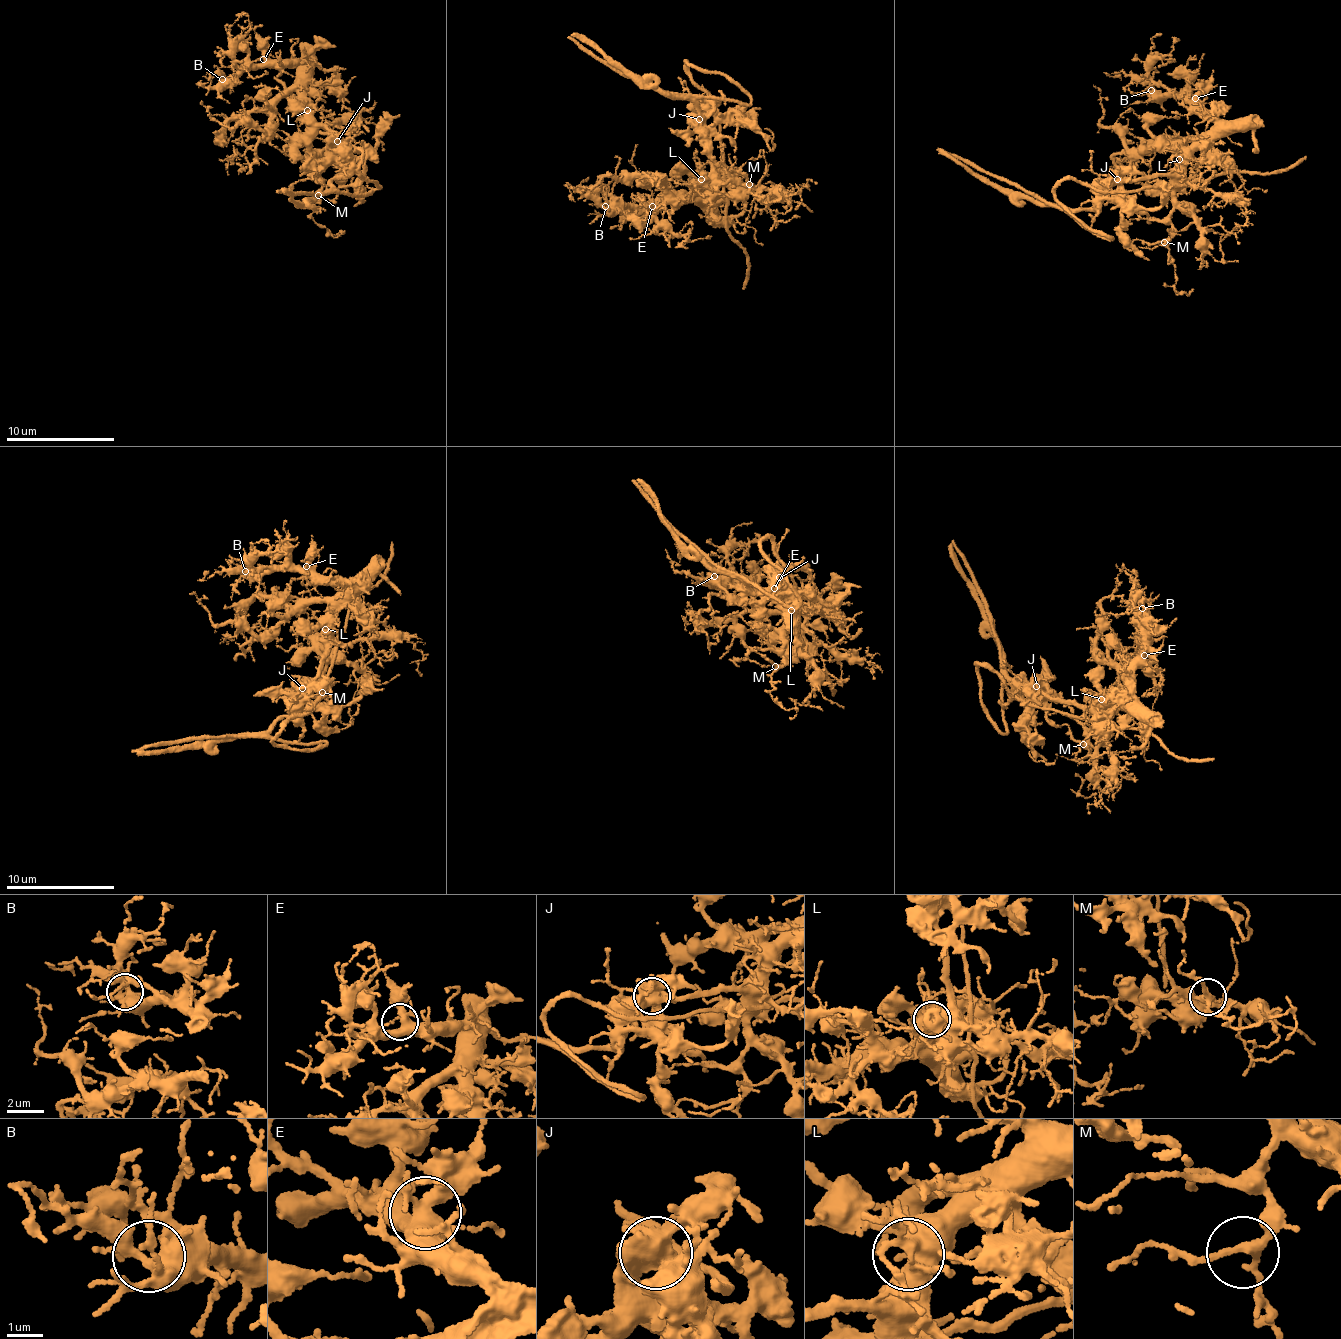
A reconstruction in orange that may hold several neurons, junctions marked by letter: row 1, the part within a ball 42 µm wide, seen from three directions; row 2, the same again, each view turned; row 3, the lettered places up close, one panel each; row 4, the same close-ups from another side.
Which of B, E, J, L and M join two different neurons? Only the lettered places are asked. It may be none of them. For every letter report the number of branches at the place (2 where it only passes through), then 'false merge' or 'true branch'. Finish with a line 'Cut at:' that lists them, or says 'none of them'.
B: 5 | true branch
E: 6 | true branch
J: 8 | false merge
L: 8 | true branch
M: 4 | true branch
Cut at: J

